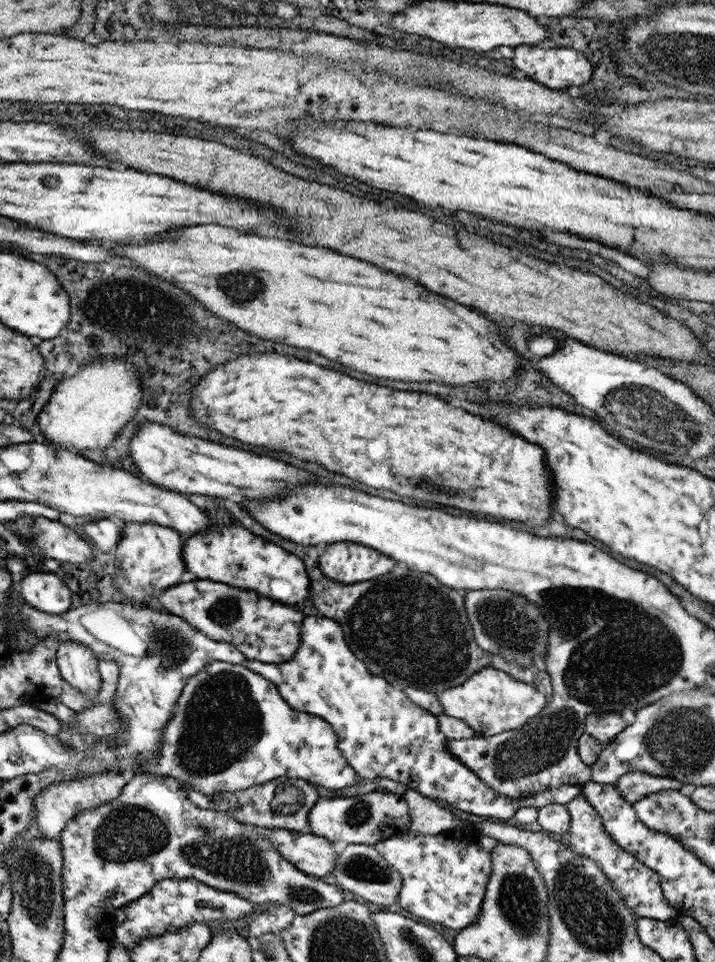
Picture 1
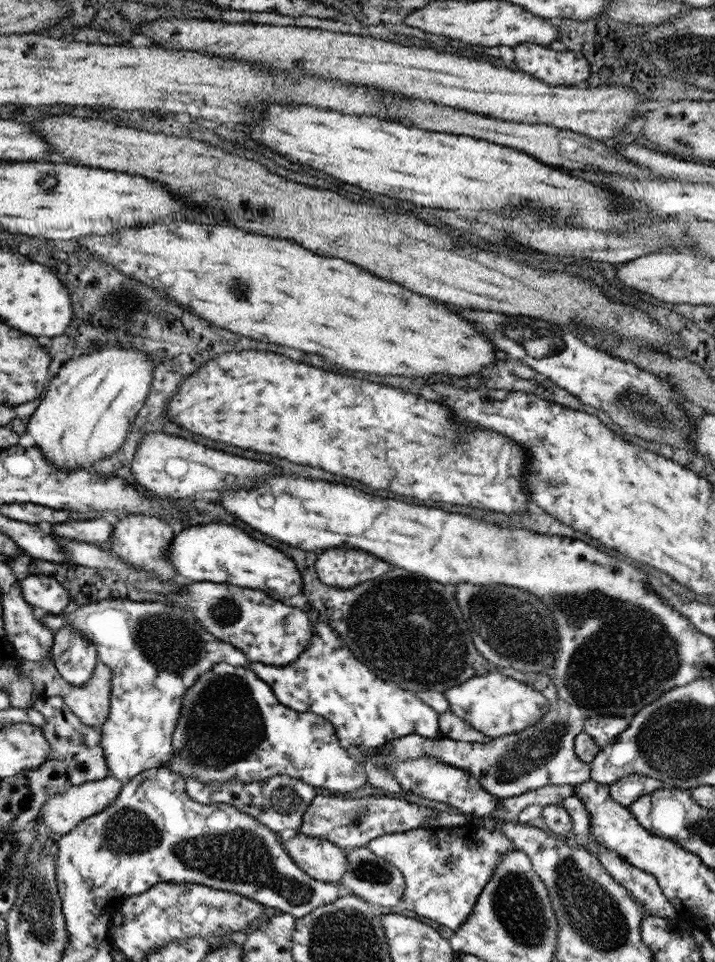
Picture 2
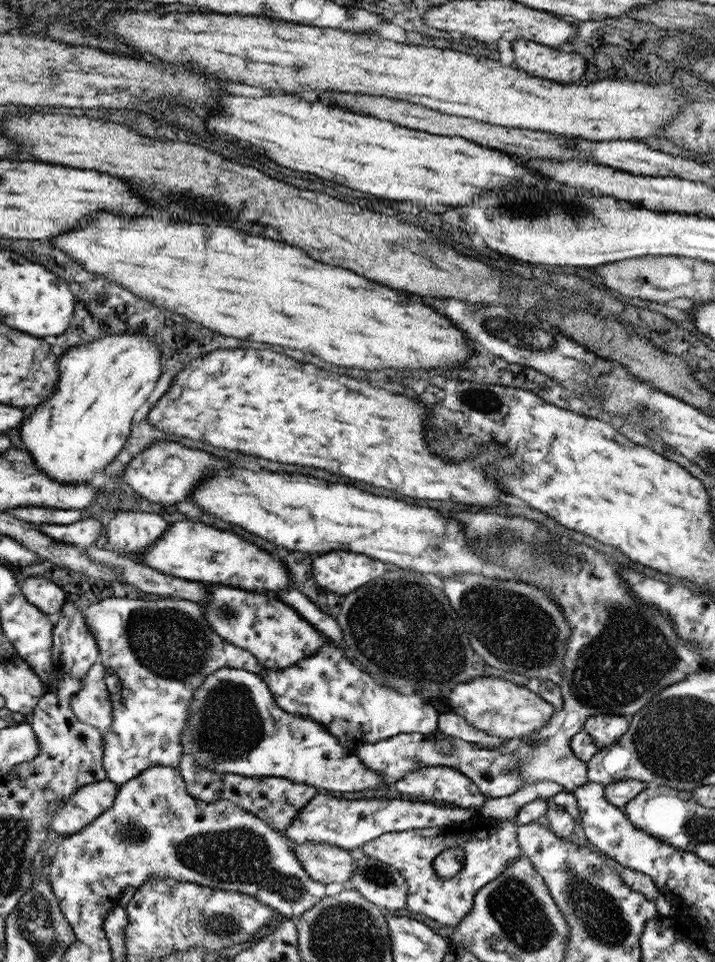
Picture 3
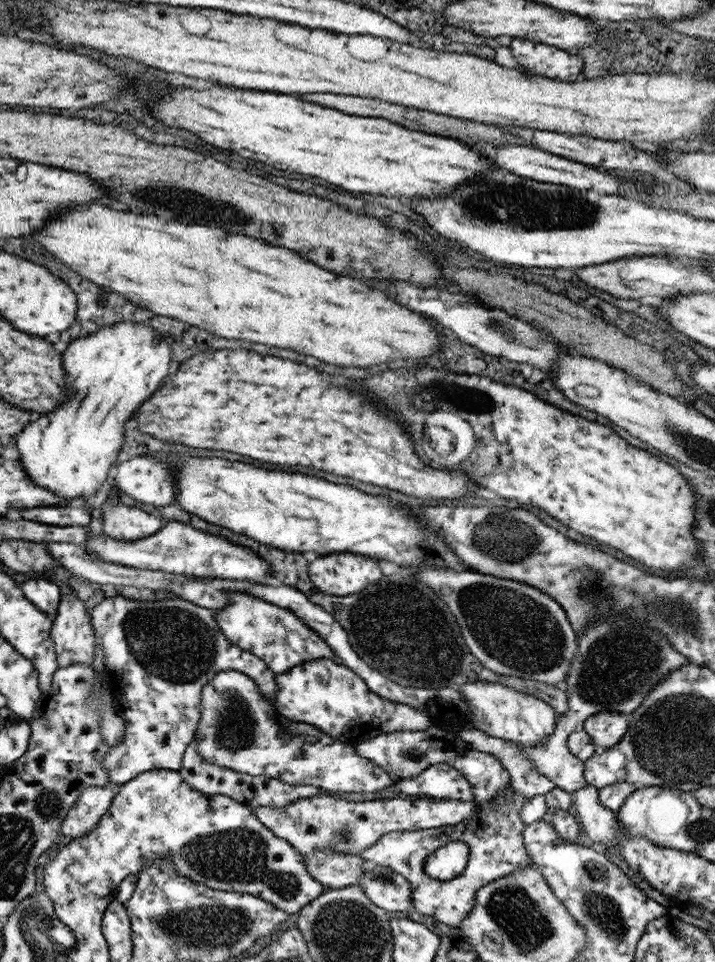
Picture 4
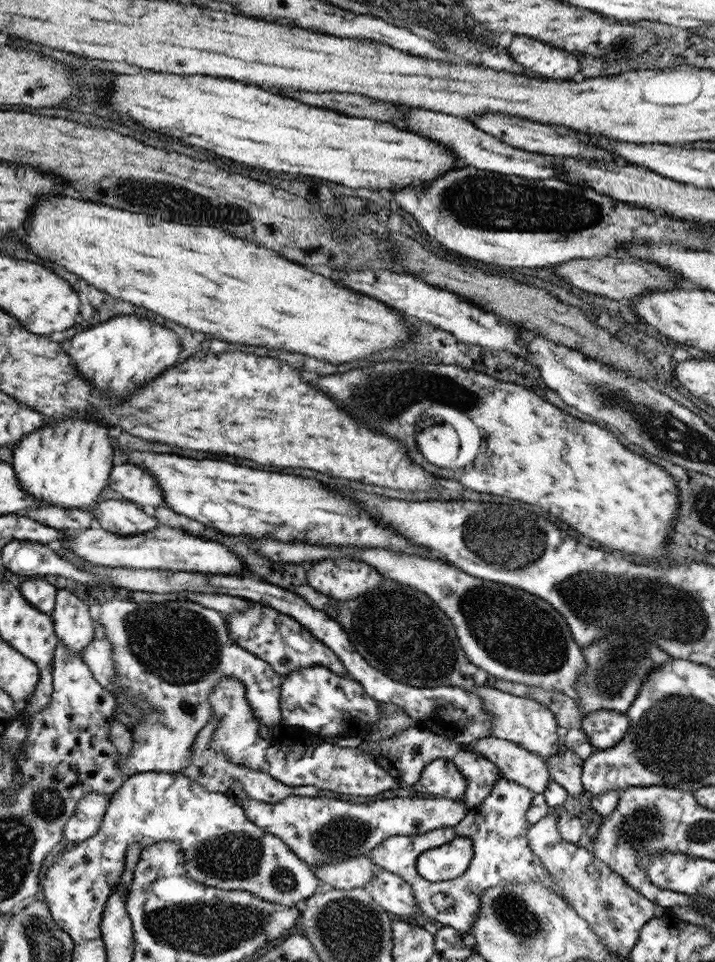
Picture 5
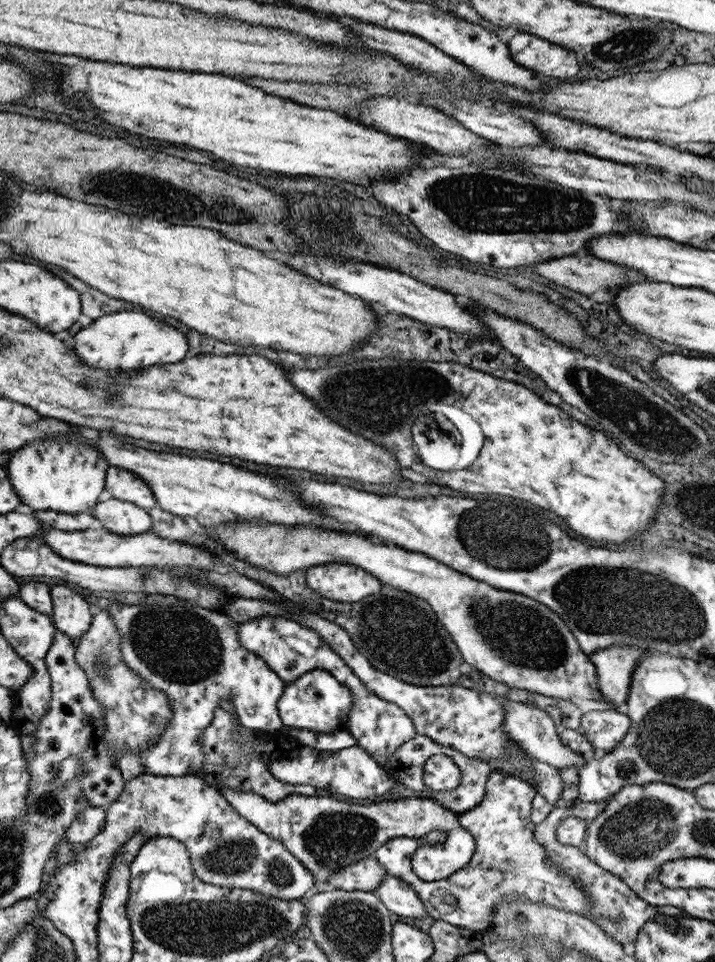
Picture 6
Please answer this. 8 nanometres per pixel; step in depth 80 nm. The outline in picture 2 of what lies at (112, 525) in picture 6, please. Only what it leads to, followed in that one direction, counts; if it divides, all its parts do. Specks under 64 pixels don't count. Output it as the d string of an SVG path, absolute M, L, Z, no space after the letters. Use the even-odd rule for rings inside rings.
M123 515L112 526L109 539L111 554L124 560L136 569L143 569L155 575L160 581L168 581L176 575L176 569L168 563L168 548L176 528L168 521L149 515Z

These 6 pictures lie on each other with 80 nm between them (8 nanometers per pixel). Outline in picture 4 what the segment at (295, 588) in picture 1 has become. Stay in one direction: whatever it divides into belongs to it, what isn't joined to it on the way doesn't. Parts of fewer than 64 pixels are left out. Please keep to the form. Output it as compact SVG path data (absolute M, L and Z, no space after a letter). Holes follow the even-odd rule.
M180 521L164 522L155 535L144 539L122 541L105 536L103 533L90 536L85 544L85 551L91 552L103 562L120 564L129 568L161 571L169 575L183 575L201 579L223 579L230 581L243 581L246 583L274 583L271 564L260 556L245 550L235 541L201 532L191 524Z

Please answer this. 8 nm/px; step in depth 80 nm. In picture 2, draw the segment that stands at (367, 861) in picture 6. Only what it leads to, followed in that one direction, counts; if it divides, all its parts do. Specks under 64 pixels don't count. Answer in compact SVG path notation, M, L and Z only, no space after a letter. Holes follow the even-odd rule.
M301 834L281 844L284 852L313 880L337 884L347 871L344 850L331 841Z

